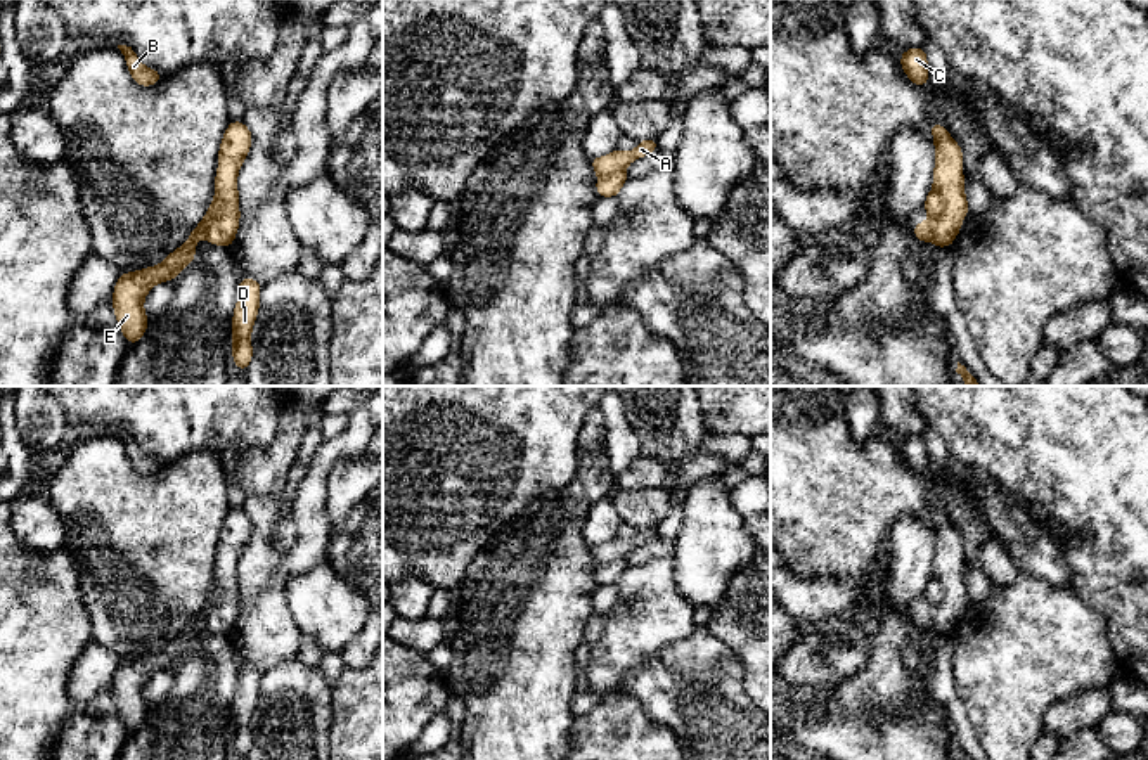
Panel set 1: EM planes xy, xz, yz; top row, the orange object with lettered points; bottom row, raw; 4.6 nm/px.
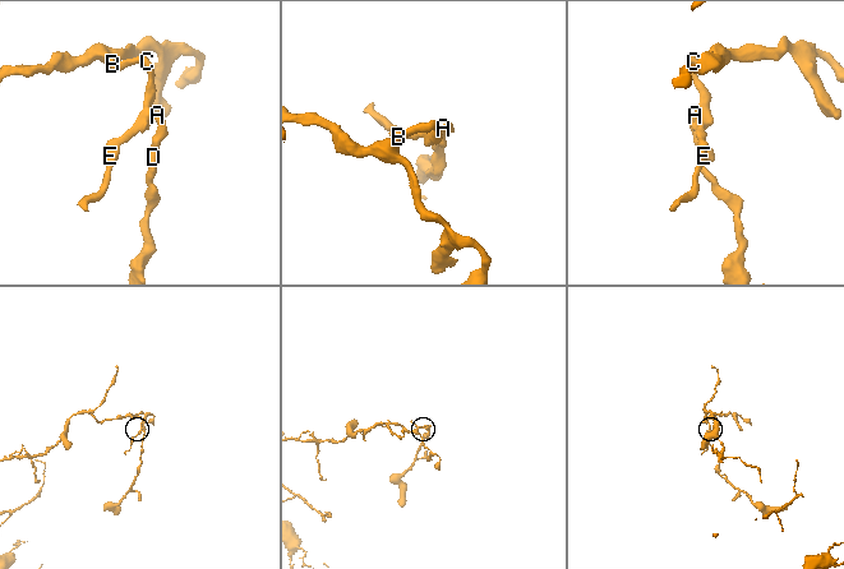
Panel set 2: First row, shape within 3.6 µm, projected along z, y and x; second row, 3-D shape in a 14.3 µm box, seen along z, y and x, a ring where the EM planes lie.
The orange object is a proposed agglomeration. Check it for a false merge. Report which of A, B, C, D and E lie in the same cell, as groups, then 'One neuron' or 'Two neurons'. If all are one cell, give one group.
Groups: A D E / B C. Two neurons

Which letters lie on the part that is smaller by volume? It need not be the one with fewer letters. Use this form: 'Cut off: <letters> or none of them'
Cut off: A, D, E

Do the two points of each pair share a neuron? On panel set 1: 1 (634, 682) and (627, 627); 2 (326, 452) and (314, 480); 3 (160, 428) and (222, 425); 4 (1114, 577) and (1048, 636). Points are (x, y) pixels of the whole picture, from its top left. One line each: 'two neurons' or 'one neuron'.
1: two neurons
2: one neuron
3: one neuron
4: two neurons

